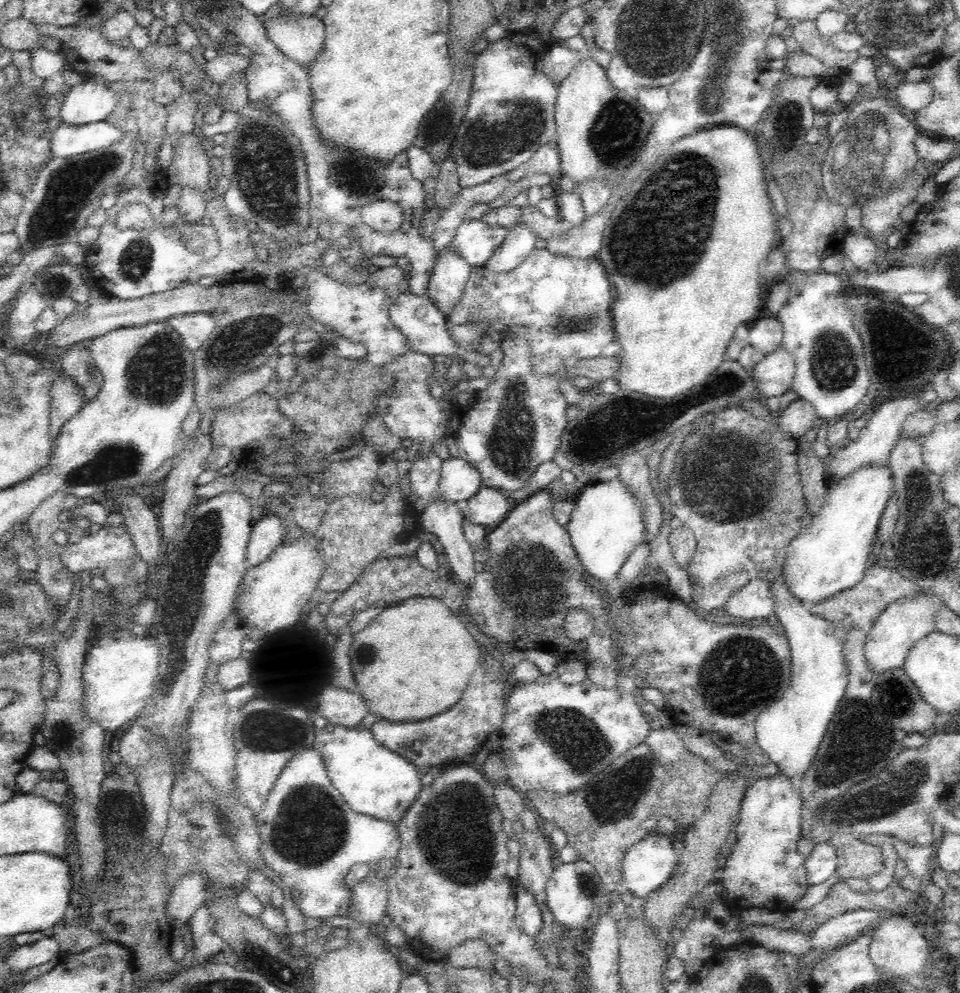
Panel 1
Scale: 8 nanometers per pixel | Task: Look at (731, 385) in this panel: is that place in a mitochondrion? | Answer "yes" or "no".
yes

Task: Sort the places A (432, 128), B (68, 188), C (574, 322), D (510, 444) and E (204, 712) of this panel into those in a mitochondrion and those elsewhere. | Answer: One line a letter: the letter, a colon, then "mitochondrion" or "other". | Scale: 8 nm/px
A: other
B: mitochondrion
C: mitochondrion
D: mitochondrion
E: other

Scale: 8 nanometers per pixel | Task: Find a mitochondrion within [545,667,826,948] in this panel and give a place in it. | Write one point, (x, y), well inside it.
(611, 798)

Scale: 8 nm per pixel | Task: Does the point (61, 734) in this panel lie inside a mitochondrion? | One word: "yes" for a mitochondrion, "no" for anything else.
yes

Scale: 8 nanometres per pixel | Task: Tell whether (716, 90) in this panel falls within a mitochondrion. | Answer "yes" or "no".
yes

